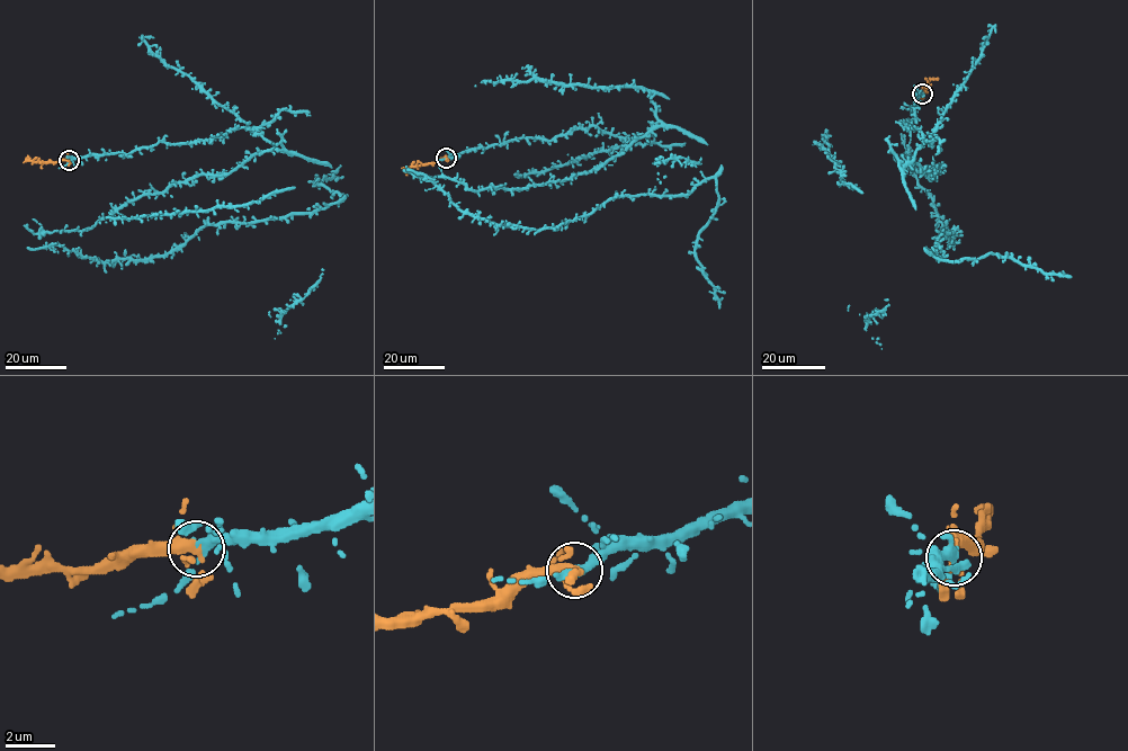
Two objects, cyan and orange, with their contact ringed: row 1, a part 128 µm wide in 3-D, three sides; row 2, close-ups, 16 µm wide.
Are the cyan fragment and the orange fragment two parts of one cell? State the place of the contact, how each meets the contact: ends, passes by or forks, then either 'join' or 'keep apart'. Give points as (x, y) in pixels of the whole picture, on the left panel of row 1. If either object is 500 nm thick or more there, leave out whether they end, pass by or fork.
(69, 160) | cyan ends | orange forks | join

